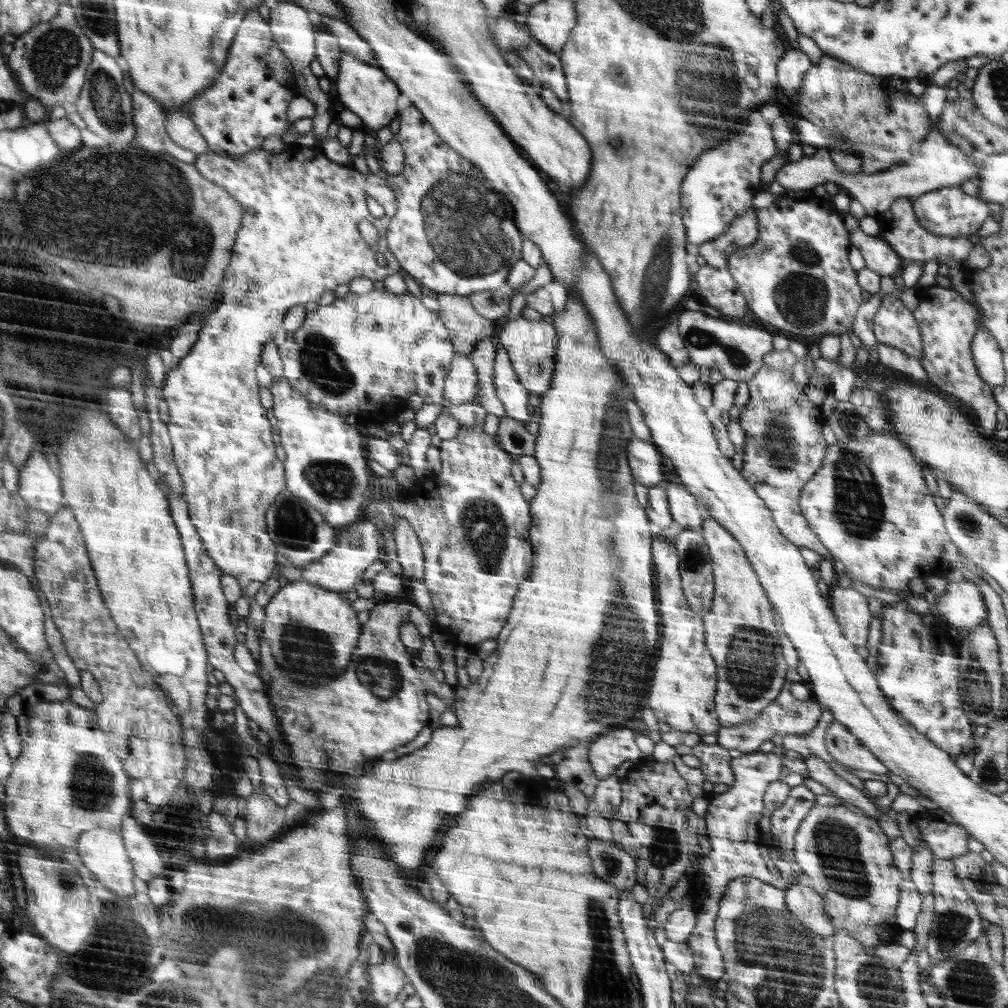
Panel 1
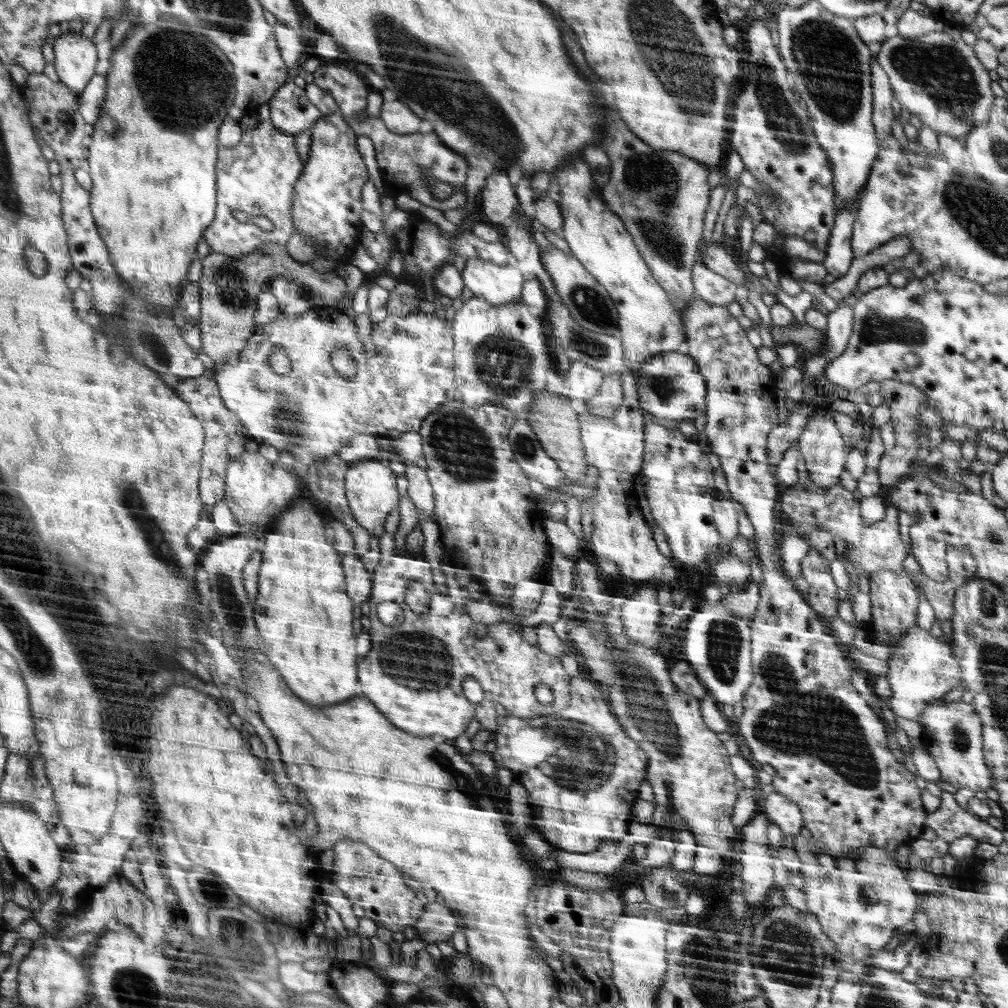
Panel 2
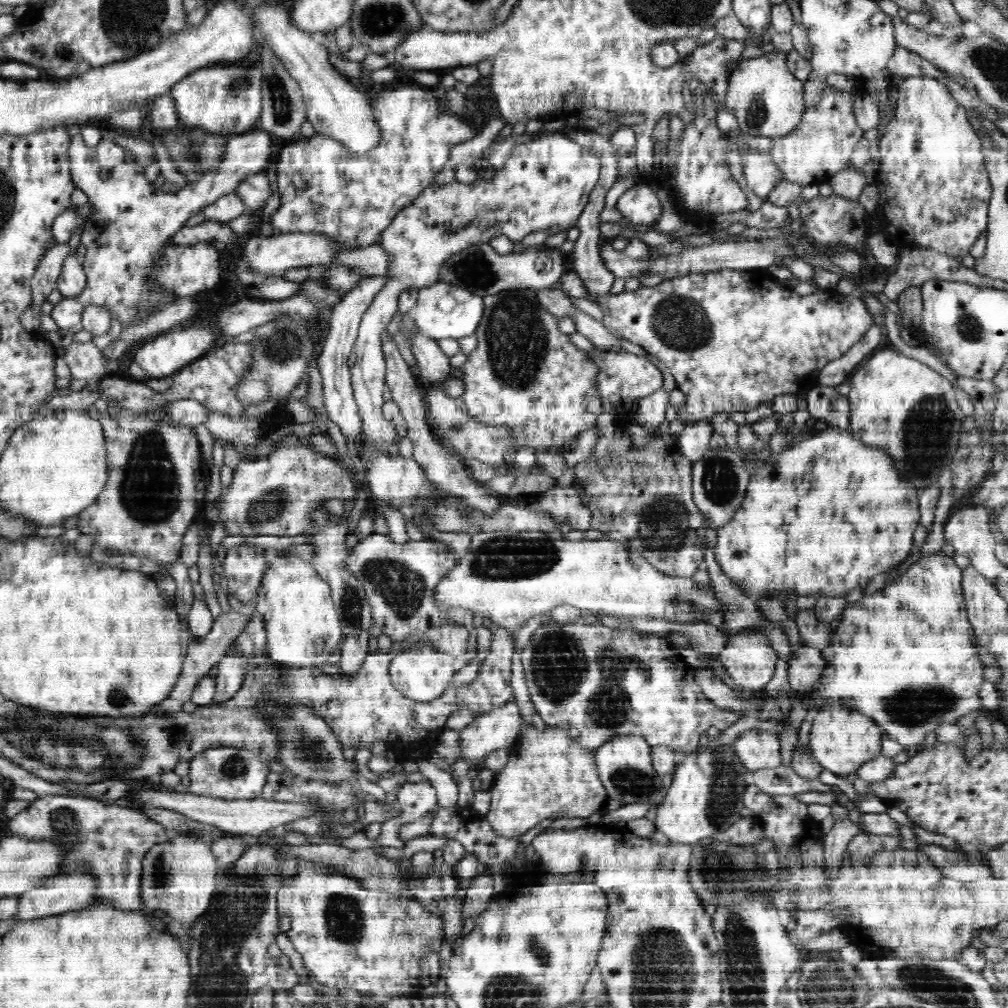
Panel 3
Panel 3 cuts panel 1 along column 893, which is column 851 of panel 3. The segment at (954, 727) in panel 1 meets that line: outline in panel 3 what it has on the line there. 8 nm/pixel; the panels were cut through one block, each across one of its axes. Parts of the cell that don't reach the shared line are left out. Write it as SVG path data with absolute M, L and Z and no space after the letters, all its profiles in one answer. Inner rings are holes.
M938 551L920 558L898 580L890 582L881 591L848 603L832 636L832 644L822 649L822 657L828 661L828 666L819 686L806 697L791 694L792 706L807 703L813 714L826 701L843 701L843 704L875 720L885 736L892 737L903 748L920 747L926 735L935 732L939 724L954 724L961 716L984 711L977 695L986 682L984 655L980 655L984 652L968 619L962 580L963 571L953 558Z

